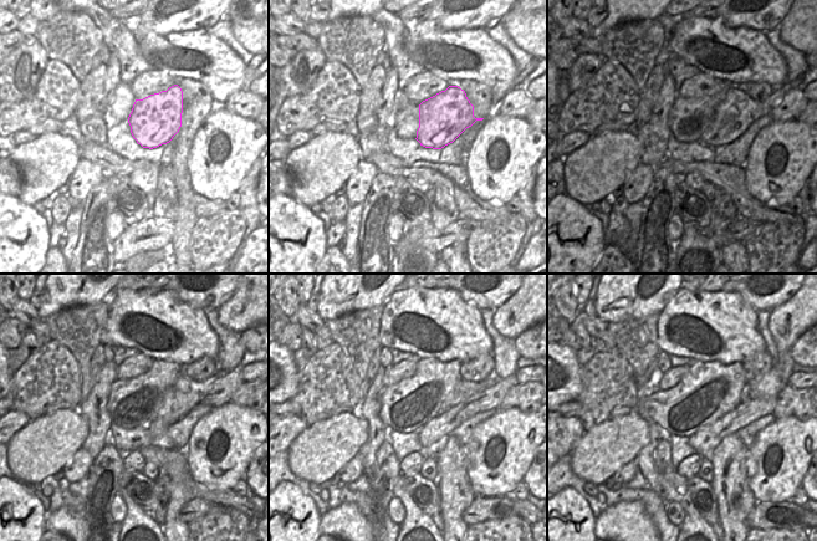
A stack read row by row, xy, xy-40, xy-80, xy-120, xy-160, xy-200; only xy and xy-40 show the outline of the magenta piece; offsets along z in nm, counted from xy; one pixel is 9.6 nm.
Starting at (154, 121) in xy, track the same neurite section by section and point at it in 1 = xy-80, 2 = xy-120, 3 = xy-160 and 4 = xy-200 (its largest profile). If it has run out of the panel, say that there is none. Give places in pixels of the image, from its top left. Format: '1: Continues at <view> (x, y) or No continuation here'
1: Continues at xy-80 (736, 112)
2: Continues at xy-120 (185, 394)
3: Continues at xy-160 (466, 391)
4: Continues at xy-200 (745, 393).

